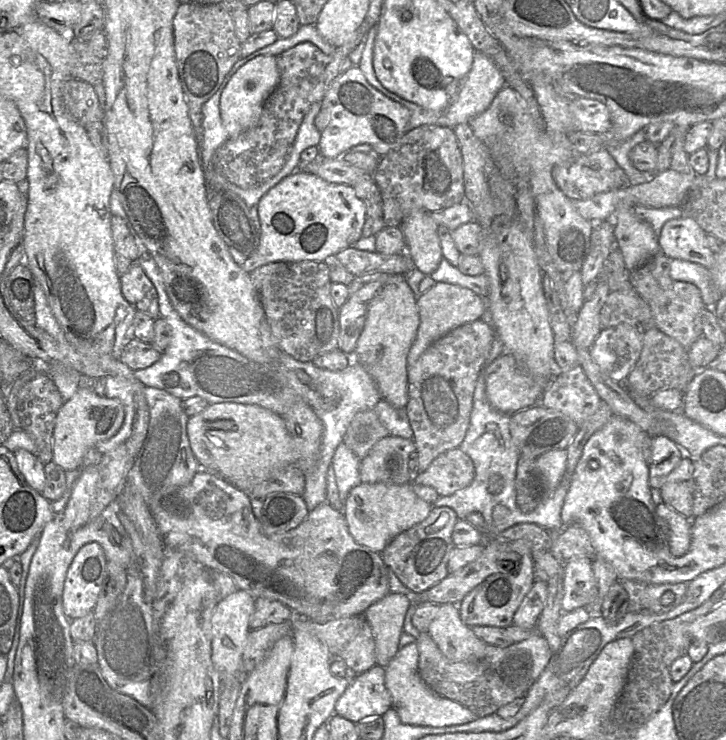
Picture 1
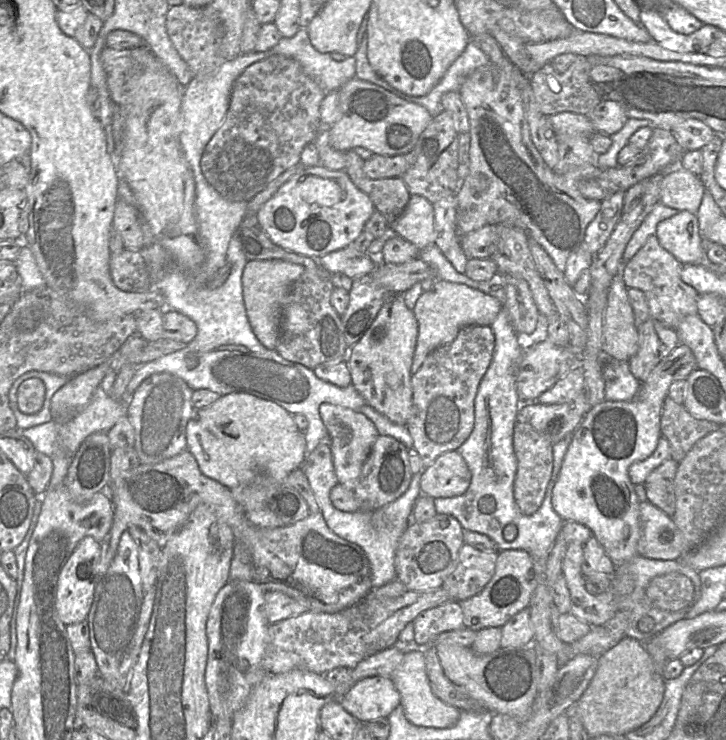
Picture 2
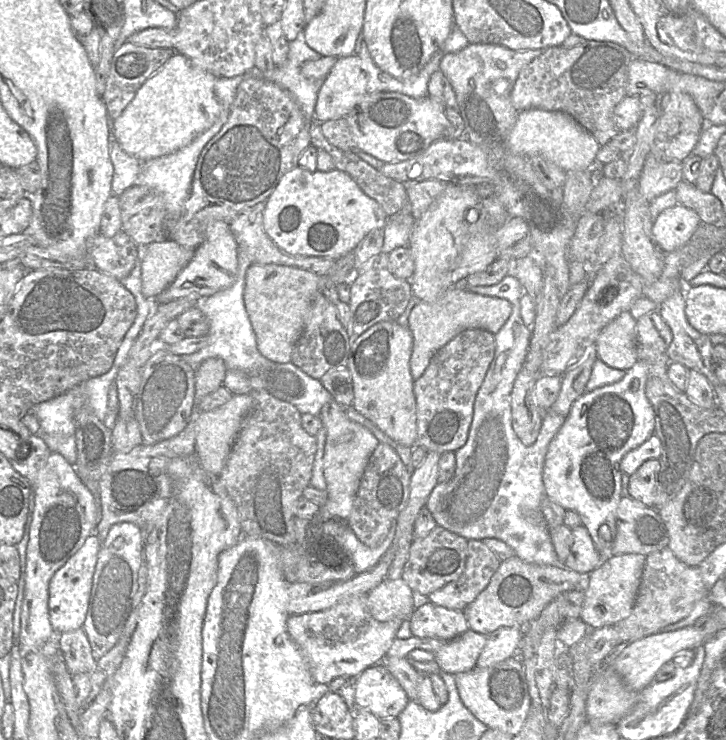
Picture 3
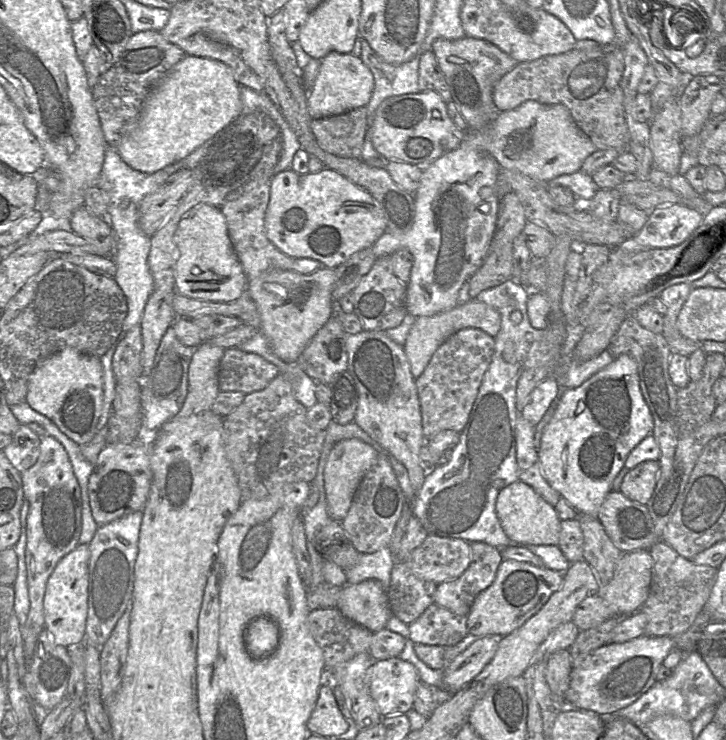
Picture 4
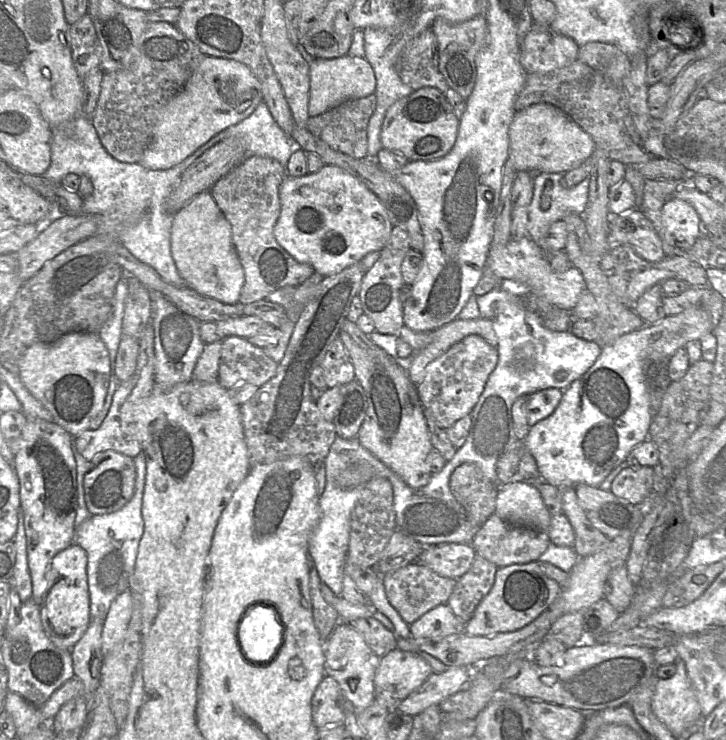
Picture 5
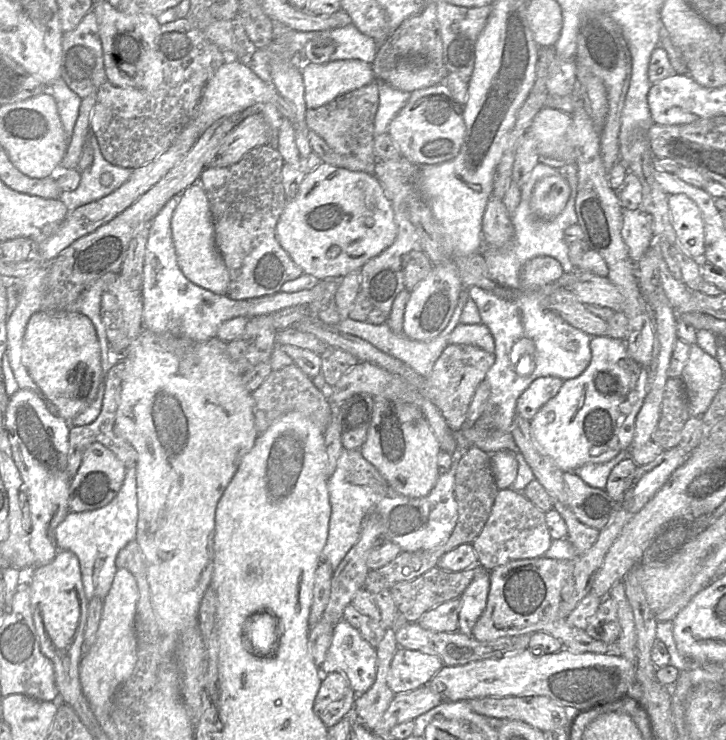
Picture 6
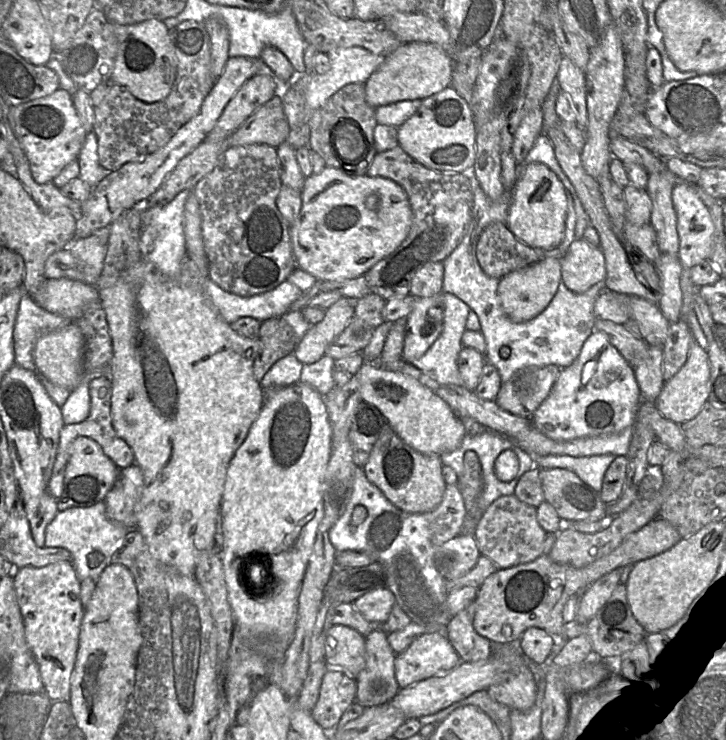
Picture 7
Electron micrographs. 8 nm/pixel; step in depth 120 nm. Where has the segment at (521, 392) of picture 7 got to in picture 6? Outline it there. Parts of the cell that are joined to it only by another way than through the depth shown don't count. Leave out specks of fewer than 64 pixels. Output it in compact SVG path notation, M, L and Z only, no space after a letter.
M554 376L535 379L519 396L516 403L516 414L531 421L539 409L560 390L563 380Z

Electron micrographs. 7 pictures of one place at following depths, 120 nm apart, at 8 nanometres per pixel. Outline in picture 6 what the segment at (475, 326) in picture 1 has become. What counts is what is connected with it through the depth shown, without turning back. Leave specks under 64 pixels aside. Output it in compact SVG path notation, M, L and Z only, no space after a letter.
M449 344L423 382L423 392L438 407L453 432L459 431L464 426L473 395L494 362L494 353L477 346Z

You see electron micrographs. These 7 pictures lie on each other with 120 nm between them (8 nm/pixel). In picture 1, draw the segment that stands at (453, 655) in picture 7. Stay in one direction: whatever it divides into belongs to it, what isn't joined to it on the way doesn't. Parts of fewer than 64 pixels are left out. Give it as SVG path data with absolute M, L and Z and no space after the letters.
M378 665L356 674L336 702L334 713L358 723L382 716L392 707L385 685L385 667Z

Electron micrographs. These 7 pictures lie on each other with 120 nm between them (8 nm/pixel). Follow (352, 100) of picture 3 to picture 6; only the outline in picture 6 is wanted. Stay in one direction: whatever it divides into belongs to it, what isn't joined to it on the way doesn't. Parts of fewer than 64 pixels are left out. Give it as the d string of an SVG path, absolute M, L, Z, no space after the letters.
M356 59L309 63L302 69L302 76L308 109L321 107L376 80L371 64Z

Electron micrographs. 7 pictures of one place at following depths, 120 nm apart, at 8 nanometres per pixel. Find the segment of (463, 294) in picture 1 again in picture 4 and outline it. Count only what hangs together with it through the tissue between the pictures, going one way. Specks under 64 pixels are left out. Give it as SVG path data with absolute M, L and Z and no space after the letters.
M475 298L465 304L457 305L452 309L432 316L415 318L404 345L412 376L417 379L423 373L432 355L440 345L460 329L467 327L479 328L495 338L500 330L500 325L501 315L499 312L492 306Z

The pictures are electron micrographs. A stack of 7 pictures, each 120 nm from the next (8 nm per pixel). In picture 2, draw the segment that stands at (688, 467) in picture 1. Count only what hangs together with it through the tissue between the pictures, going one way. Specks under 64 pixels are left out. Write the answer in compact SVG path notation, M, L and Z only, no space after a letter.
M672 459L664 461L647 476L643 484L647 500L670 516L676 508L674 478L678 466Z

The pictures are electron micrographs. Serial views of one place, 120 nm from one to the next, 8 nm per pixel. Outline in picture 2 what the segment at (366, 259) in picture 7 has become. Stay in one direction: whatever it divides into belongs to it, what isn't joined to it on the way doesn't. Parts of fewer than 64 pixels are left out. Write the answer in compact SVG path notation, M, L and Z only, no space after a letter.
M322 165L315 167L306 167L304 170L296 173L292 176L287 182L285 182L279 190L272 196L259 210L258 212L258 221L259 226L267 233L270 239L276 245L308 257L321 257L328 253L331 253L336 250L340 250L351 245L365 229L366 222L371 217L373 212L376 210L372 200L369 196L361 191L351 180L350 176L342 170L331 170Z

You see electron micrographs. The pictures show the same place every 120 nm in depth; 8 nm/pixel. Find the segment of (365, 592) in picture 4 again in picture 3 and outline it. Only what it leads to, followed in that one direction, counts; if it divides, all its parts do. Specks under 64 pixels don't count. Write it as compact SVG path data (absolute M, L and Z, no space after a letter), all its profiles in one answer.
M385 578L366 594L366 606L372 617L386 622L406 620L418 605L418 597L401 579Z

